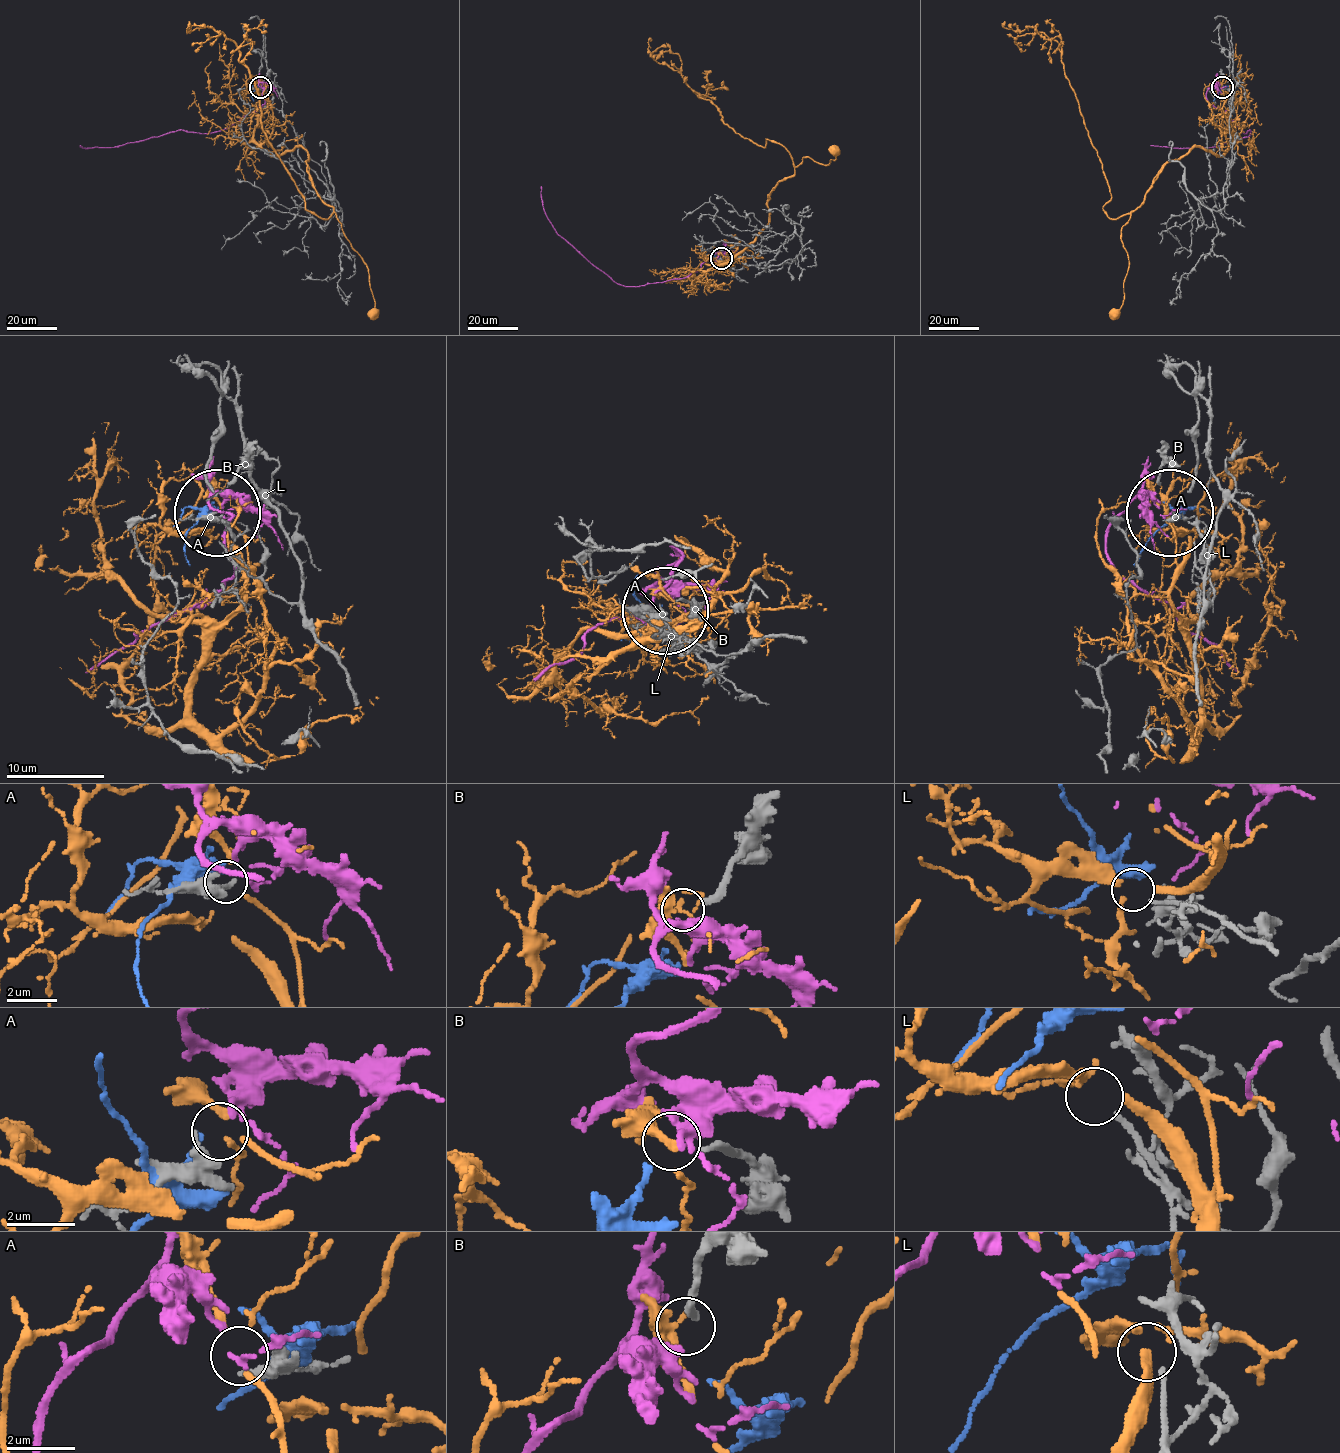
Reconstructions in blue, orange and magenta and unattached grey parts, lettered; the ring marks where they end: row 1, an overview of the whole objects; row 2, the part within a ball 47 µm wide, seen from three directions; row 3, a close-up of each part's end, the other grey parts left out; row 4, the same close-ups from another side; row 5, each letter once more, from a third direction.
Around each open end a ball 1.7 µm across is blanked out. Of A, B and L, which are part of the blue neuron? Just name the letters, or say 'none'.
none

